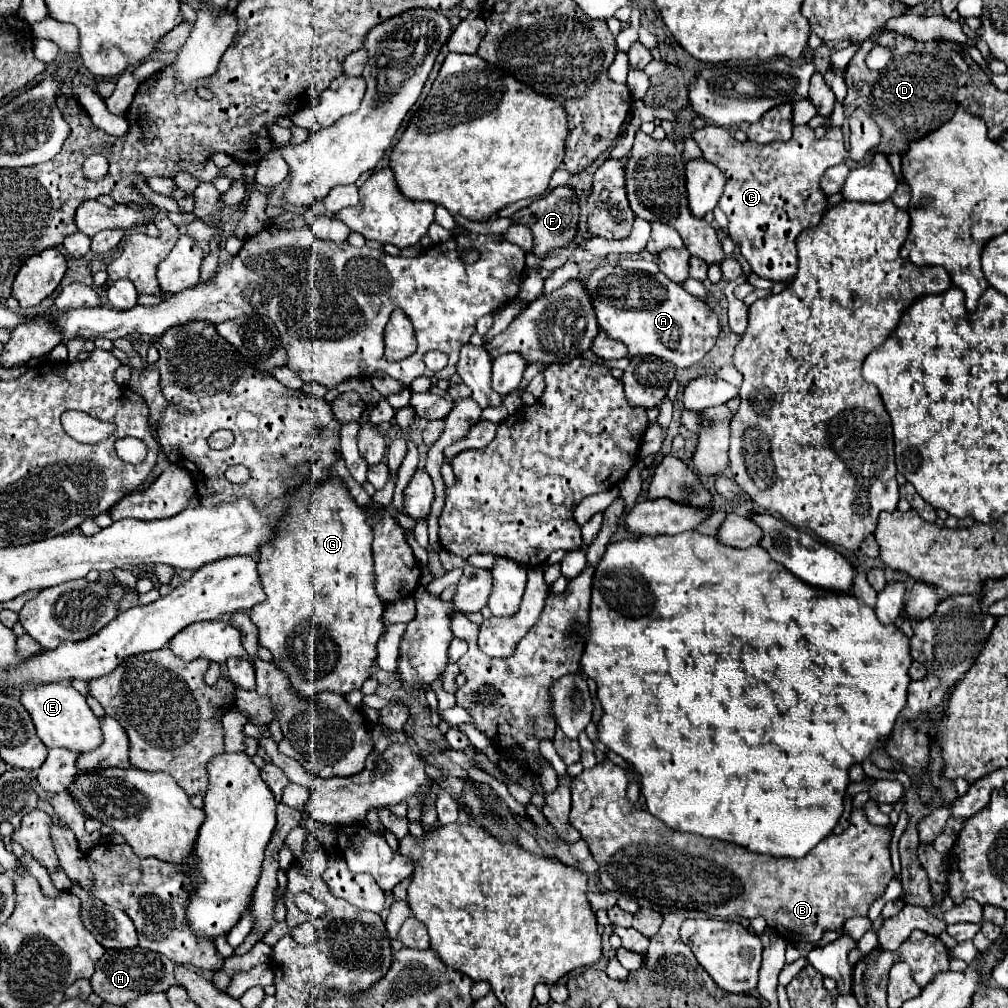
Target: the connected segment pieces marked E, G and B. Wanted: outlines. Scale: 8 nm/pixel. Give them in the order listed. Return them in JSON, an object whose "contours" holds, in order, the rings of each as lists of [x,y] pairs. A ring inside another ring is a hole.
{"contours":[[[[46,683],[46,685],[28,687],[20,695],[20,703],[30,713],[36,733],[48,749],[62,747],[62,749],[86,753],[90,749],[96,749],[102,743],[98,717],[94,717],[94,713],[90,711],[86,697],[80,695],[68,683]]],[[[332,475],[328,481],[320,483],[316,489],[310,489],[310,485],[304,485],[298,491],[292,493],[292,497],[290,497],[290,509],[282,517],[282,527],[280,527],[274,543],[262,547],[260,561],[258,561],[258,573],[260,573],[260,581],[262,581],[266,599],[262,603],[258,603],[256,607],[250,609],[250,619],[258,627],[258,641],[260,641],[260,645],[266,647],[272,653],[272,663],[288,675],[292,689],[296,693],[300,693],[302,697],[306,697],[306,699],[314,699],[314,695],[318,695],[322,691],[334,691],[338,695],[348,695],[348,693],[360,689],[364,685],[364,681],[370,677],[370,669],[372,669],[374,659],[376,659],[376,643],[378,643],[380,635],[384,633],[384,623],[382,623],[384,603],[378,599],[378,595],[374,591],[372,531],[370,531],[370,525],[366,523],[366,513],[364,513],[362,507],[358,507],[354,503],[352,495],[348,493],[348,489],[340,481],[340,477]]],[[[598,763],[594,769],[584,769],[572,779],[572,811],[570,823],[580,831],[588,843],[594,861],[600,865],[600,881],[606,889],[618,891],[626,897],[646,899],[652,905],[674,907],[686,911],[702,911],[716,919],[738,917],[764,917],[768,927],[786,943],[812,943],[824,935],[824,931],[840,931],[850,917],[866,917],[870,905],[880,899],[888,883],[896,877],[890,863],[892,827],[878,827],[866,821],[862,809],[854,809],[850,815],[850,827],[840,835],[828,835],[806,857],[770,857],[762,853],[744,851],[716,851],[714,839],[704,839],[690,833],[678,833],[666,827],[660,819],[654,819],[648,811],[636,809],[626,797],[628,779],[626,771],[612,763]]]]}

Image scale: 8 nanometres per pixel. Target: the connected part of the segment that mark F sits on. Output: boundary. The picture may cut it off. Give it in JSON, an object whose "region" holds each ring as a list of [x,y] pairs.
{"region":[[[556,187],[548,197],[534,201],[532,205],[528,205],[526,209],[520,209],[518,213],[512,215],[514,223],[520,223],[524,227],[528,227],[534,235],[534,255],[544,259],[550,255],[552,249],[568,245],[572,241],[572,237],[576,235],[576,225],[578,225],[578,199],[572,193],[570,187]]]}

